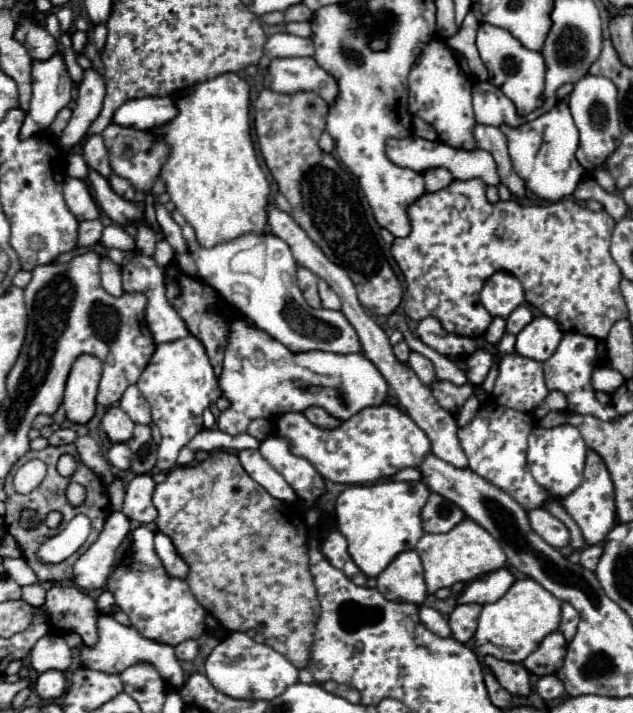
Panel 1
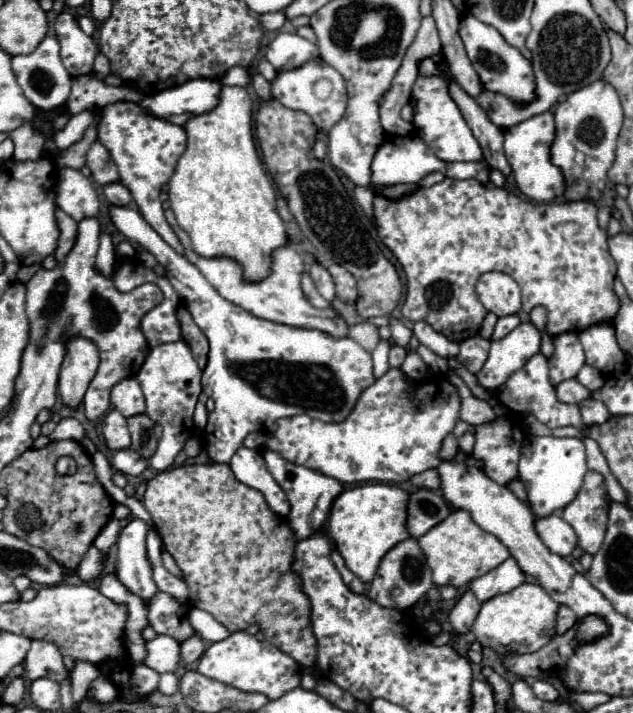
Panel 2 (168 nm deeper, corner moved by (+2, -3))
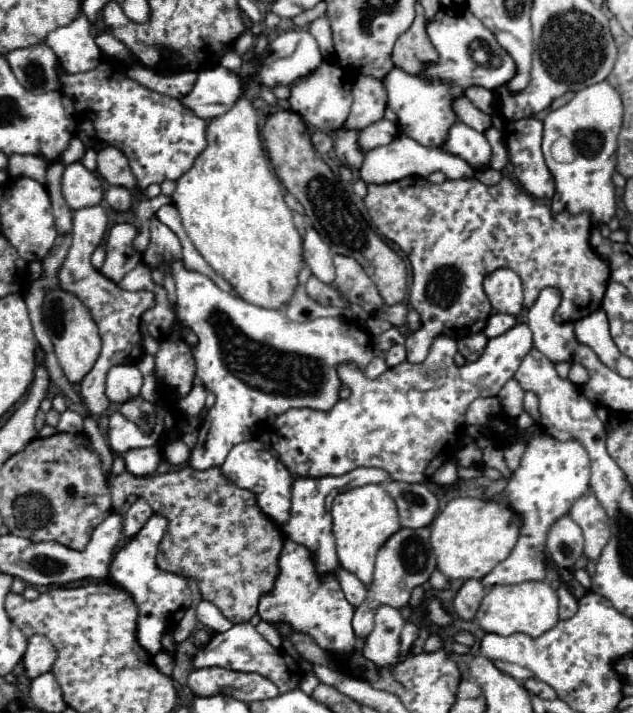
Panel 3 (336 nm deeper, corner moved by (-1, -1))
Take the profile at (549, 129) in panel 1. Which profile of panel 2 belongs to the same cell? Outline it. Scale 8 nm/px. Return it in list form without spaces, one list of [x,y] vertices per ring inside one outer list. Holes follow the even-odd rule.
[[[542,113],[536,115],[524,123],[518,123],[514,127],[508,127],[504,131],[504,153],[506,159],[512,167],[512,175],[516,179],[518,189],[532,201],[538,203],[548,203],[554,201],[558,197],[564,195],[564,173],[560,173],[560,167],[552,165],[552,155],[550,155],[550,147],[552,141],[556,137],[556,123],[554,123],[554,113]]]

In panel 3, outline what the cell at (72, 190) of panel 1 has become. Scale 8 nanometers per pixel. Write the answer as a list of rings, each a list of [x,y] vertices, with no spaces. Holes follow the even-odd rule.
[[[81,161],[71,163],[63,173],[63,197],[73,211],[99,205],[103,199],[101,179],[93,171],[87,171]]]

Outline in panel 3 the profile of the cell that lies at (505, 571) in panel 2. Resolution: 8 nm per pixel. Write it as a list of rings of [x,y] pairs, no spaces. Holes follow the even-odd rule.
[[[551,435],[535,437],[527,443],[519,469],[511,475],[503,499],[519,513],[519,541],[511,555],[501,561],[481,583],[487,585],[517,585],[523,581],[541,581],[547,573],[547,531],[549,527],[569,513],[571,505],[589,487],[589,455],[579,441],[557,441]]]

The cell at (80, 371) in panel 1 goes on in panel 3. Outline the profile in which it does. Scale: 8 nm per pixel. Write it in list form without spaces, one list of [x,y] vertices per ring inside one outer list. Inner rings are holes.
[[[57,287],[45,295],[43,323],[51,335],[55,355],[57,355],[59,365],[63,367],[67,379],[73,383],[79,383],[91,371],[91,367],[95,365],[99,351],[101,351],[101,337],[97,333],[97,325],[91,319],[89,309],[79,301],[79,297]]]

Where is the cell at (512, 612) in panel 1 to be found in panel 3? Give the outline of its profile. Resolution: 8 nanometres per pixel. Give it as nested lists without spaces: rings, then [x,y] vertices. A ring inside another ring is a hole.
[[[525,581],[517,585],[495,585],[487,591],[479,611],[477,621],[483,631],[499,633],[499,635],[513,635],[513,633],[527,633],[531,637],[539,637],[559,621],[557,615],[559,599],[557,591],[549,587],[545,581]]]

